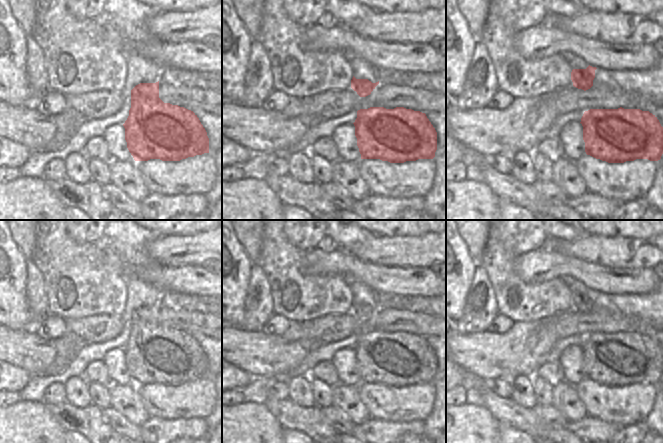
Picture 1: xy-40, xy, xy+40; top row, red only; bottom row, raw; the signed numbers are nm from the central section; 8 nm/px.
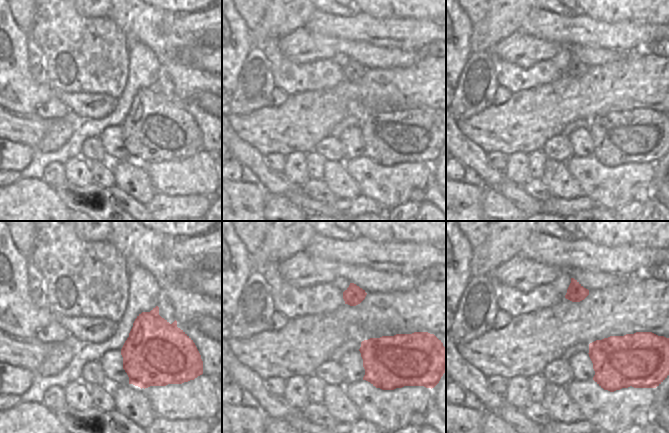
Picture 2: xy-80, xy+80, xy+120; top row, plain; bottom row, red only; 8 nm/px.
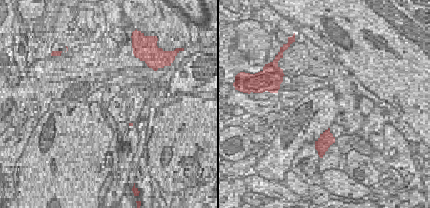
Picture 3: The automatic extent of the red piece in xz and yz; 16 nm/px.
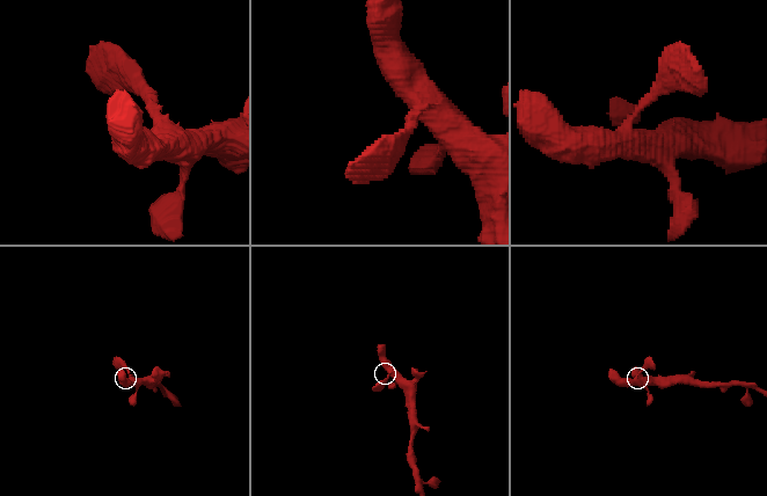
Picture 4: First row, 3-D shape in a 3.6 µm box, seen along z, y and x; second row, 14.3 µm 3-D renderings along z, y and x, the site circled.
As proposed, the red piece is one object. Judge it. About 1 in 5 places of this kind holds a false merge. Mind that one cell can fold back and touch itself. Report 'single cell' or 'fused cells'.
single cell

